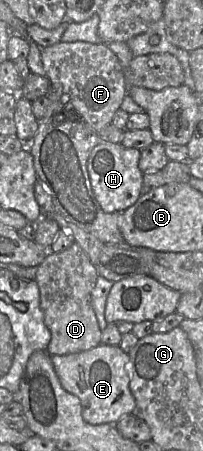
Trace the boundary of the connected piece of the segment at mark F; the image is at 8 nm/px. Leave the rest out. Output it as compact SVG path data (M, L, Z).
M84 41L58 42L41 48L44 75L53 89L60 89L67 102L81 115L79 122L96 132L111 124L120 108L128 87L123 68L114 52L105 43L93 44Z

